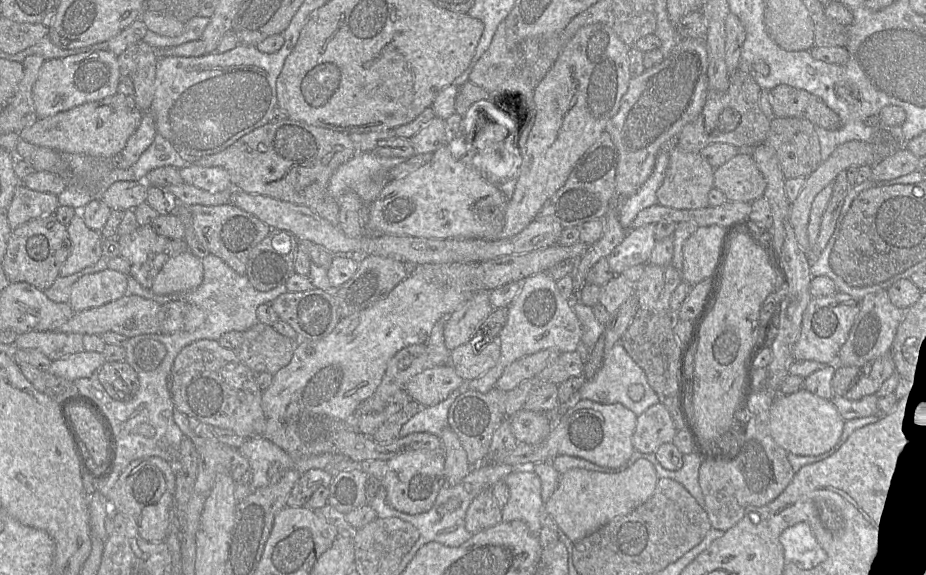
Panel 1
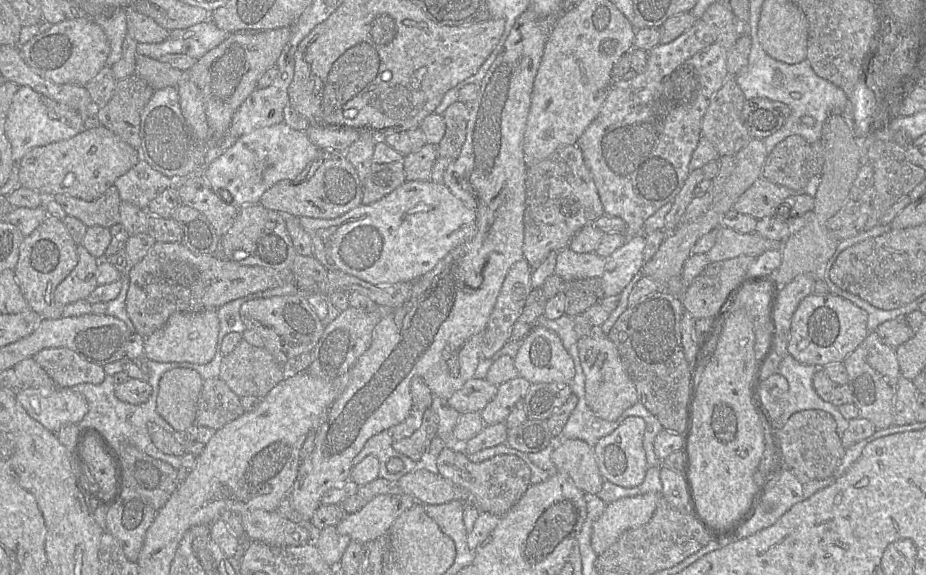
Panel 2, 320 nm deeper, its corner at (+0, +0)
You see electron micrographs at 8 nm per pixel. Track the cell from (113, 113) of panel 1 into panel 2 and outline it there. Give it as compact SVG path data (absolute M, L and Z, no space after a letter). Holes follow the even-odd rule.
M97 124L70 139L35 147L27 152L20 162L19 185L38 191L46 199L65 194L94 201L140 159L139 149L131 147L109 129Z

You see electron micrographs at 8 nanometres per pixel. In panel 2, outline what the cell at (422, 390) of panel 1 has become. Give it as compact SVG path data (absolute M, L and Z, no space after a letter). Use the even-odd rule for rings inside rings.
M473 377L448 398L448 403L460 414L467 412L481 413L495 397L497 387L485 379Z

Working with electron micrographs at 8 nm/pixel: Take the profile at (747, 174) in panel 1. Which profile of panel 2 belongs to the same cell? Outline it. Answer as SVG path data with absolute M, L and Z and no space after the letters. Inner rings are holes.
M759 177L750 188L748 188L735 202L733 205L733 209L739 213L750 215L757 220L762 219L764 217L772 217L776 215L777 209L786 201L789 201L792 197L794 197L798 192L802 191L794 191L788 187L783 185L775 184L770 182L763 177Z

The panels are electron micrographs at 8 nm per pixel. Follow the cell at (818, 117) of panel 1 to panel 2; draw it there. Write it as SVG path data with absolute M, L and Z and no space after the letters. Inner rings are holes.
M765 97L746 99L742 121L752 138L765 139L778 131L791 115L791 108Z

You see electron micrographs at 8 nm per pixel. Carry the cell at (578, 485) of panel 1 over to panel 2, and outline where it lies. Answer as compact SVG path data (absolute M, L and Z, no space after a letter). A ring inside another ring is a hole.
M653 492L624 497L607 504L593 525L591 547L597 555L603 553L626 531L648 523L655 513L660 497Z

